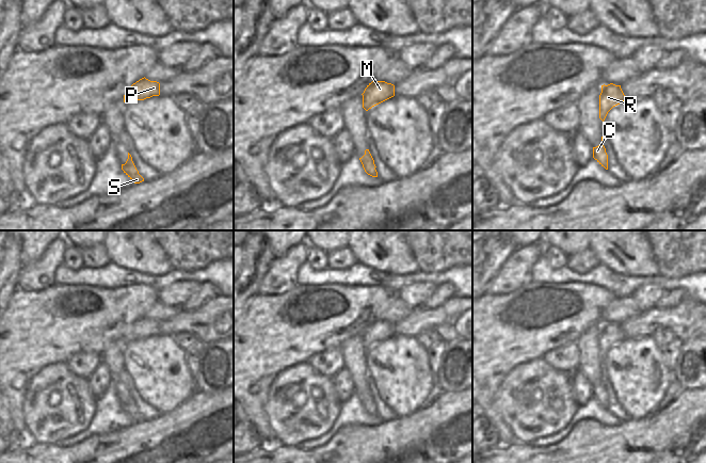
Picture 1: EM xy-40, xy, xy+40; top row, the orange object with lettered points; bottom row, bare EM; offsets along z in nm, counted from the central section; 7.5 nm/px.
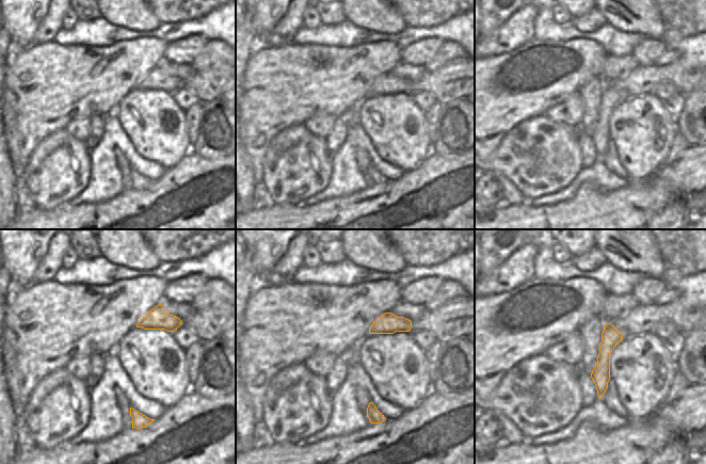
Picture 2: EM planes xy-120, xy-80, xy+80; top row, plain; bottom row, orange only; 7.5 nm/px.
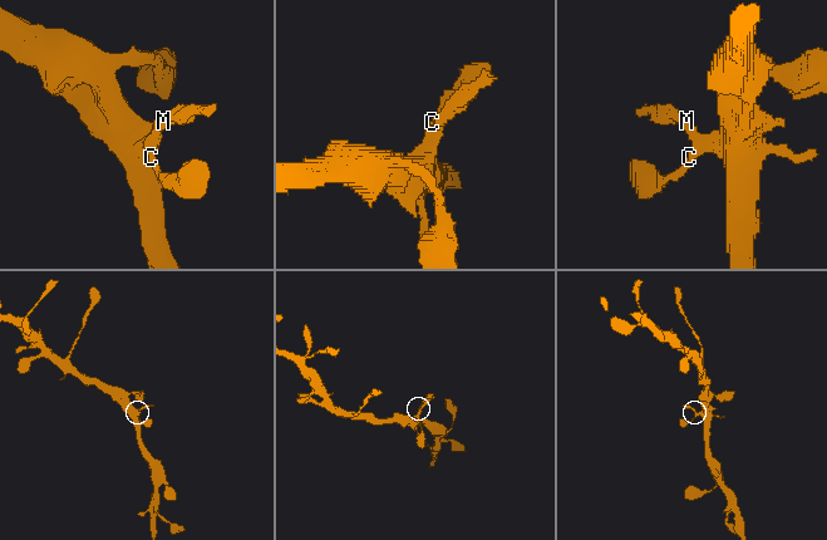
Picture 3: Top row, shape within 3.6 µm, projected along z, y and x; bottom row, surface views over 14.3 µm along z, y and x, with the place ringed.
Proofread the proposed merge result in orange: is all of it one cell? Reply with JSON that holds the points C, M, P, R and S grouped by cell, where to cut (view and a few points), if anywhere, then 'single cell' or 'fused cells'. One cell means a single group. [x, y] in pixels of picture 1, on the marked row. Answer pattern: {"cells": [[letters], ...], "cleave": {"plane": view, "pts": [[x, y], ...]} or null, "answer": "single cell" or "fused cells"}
{"cells": [["C", "M", "P", "R", "S"]], "cleave": null, "answer": "single cell"}

